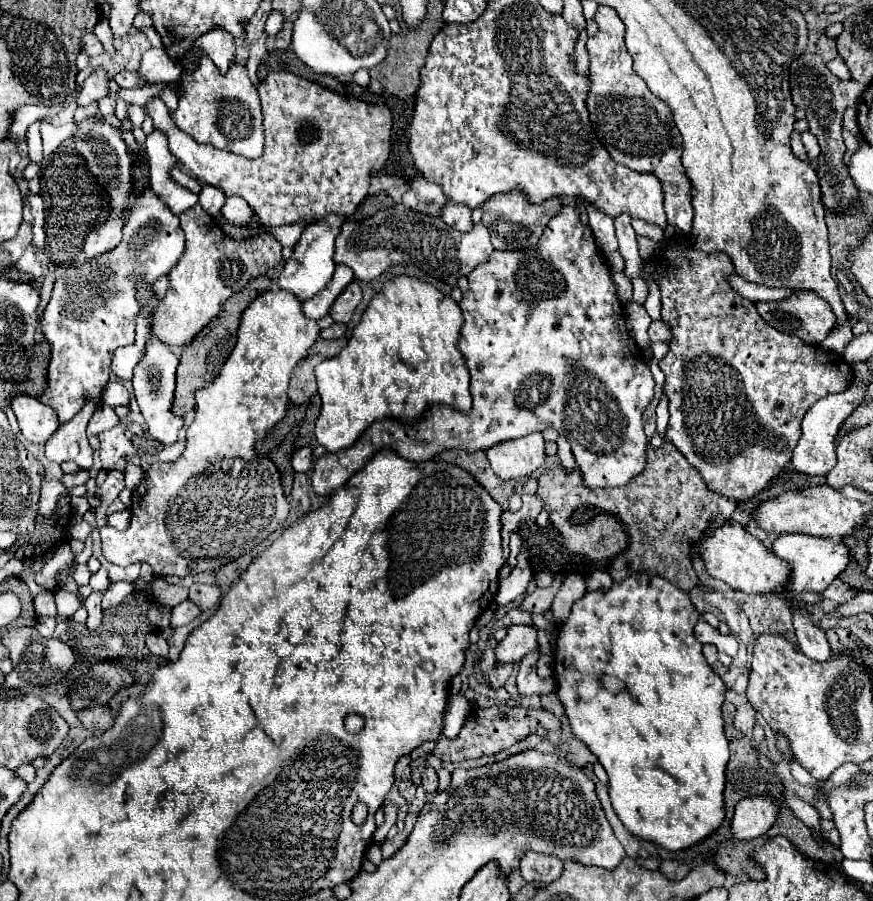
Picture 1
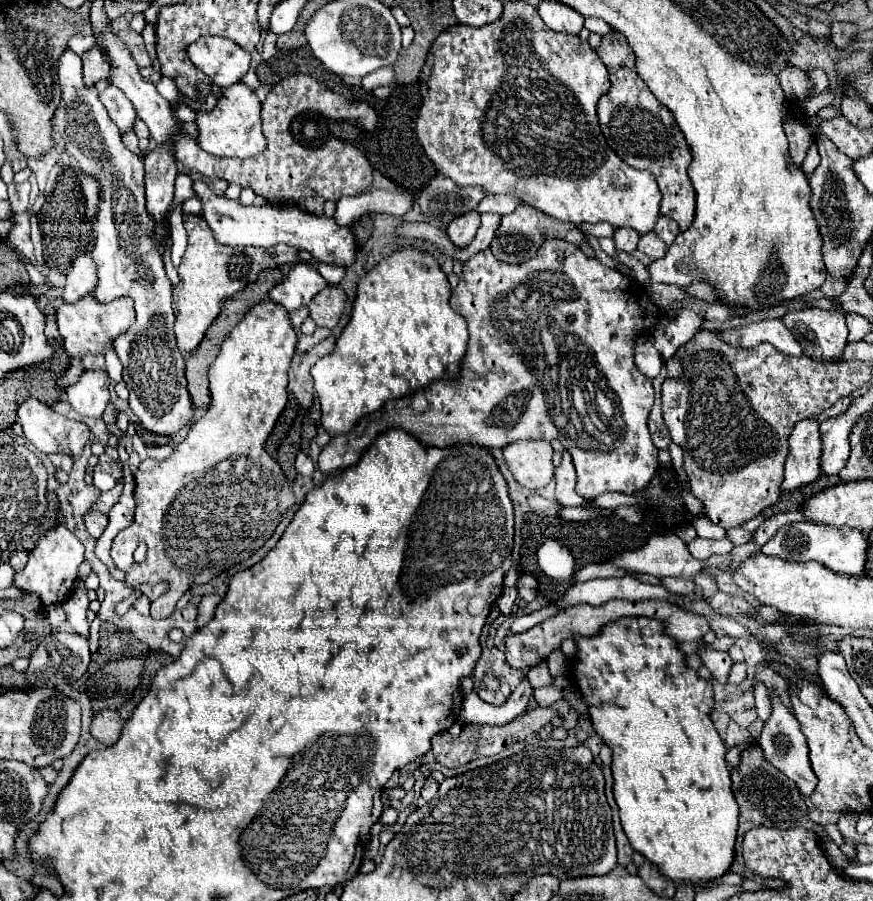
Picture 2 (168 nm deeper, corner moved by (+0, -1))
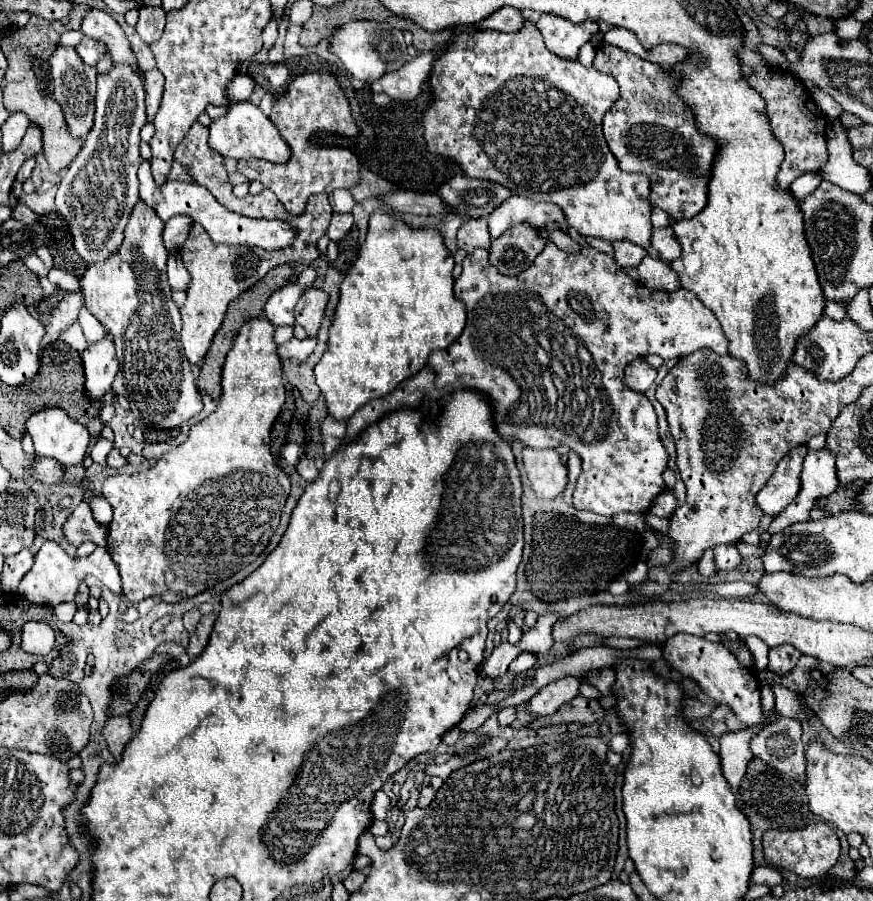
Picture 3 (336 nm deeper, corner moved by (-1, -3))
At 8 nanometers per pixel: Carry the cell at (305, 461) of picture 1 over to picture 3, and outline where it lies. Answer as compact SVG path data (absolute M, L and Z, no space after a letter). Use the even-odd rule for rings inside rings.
M301 457L301 459L299 459L297 471L299 471L299 475L301 475L303 479L307 479L307 481L315 481L317 475L319 475L313 459L309 459L309 457Z

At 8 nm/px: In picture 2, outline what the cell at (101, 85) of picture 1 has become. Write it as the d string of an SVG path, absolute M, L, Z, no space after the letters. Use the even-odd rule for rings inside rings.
M92 47L88 49L84 55L82 55L82 61L84 61L84 83L88 87L92 87L96 81L100 79L108 79L108 71L110 71L110 65L108 61L102 57L100 49L98 47Z

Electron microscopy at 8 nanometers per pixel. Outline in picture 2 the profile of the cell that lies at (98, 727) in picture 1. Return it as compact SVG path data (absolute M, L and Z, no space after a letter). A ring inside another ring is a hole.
M100 711L94 715L90 731L102 745L114 745L122 733L122 719L116 711Z

